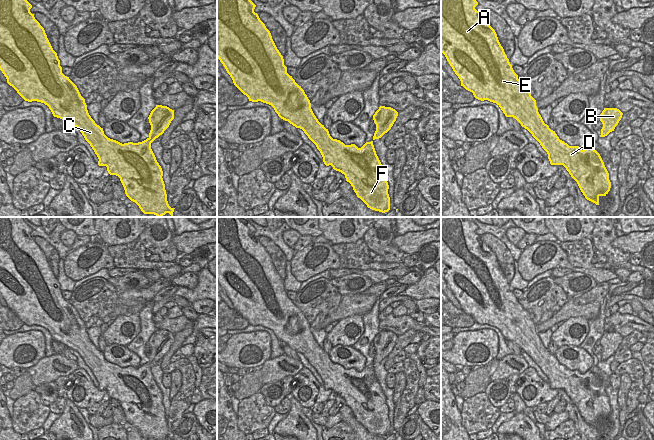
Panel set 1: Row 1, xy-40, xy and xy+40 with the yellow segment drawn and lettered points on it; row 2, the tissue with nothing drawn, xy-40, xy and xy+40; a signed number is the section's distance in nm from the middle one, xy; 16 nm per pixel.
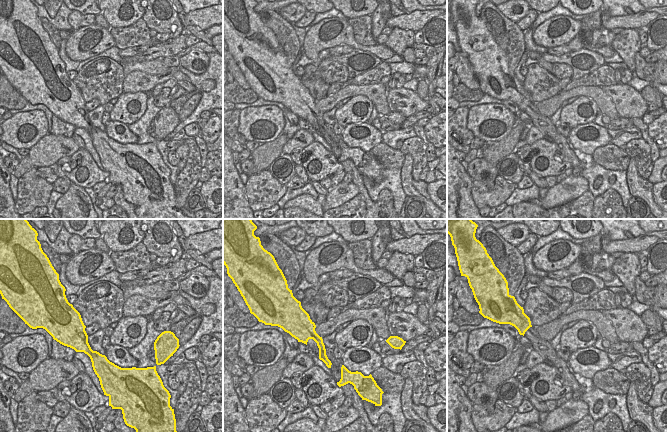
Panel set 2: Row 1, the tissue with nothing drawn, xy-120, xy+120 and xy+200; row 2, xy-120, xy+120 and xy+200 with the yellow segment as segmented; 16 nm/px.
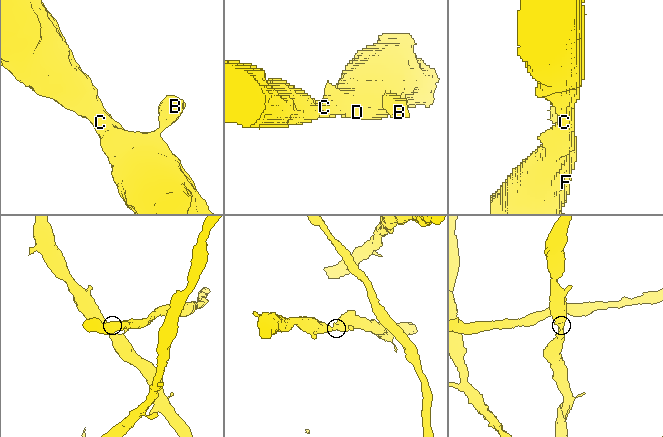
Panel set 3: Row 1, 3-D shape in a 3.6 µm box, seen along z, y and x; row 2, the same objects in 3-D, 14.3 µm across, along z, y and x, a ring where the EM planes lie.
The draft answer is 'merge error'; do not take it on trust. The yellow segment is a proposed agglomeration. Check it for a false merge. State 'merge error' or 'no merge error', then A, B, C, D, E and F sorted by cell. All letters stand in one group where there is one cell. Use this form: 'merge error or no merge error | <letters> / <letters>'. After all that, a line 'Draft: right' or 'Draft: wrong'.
no merge error | A B C D E F
Draft: wrong

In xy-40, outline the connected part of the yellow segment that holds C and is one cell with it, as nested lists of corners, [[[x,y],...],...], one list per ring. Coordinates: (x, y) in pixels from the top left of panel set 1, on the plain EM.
[[[0,217],[0,294],[17,317],[28,326],[37,325],[49,331],[54,341],[64,344],[68,349],[77,351],[85,364],[90,368],[99,385],[99,390],[106,390],[110,399],[116,399],[124,411],[126,420],[135,426],[144,438],[163,440],[169,437],[173,440],[175,432],[171,432],[167,425],[163,395],[151,373],[151,367],[164,357],[174,343],[174,334],[167,330],[156,329],[148,343],[151,349],[149,361],[138,367],[120,367],[108,362],[99,349],[88,337],[85,323],[81,320],[77,310],[62,297],[60,284],[53,274],[44,252],[30,236],[32,229],[23,221],[22,217]]]

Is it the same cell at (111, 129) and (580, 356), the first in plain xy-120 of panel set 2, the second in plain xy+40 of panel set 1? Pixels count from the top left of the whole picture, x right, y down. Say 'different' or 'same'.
same

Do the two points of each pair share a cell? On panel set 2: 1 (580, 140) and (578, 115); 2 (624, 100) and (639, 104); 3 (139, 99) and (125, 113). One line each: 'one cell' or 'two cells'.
1: two cells
2: one cell
3: one cell

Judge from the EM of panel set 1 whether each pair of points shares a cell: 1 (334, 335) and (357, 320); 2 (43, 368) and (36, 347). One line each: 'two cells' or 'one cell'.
1: one cell
2: two cells

